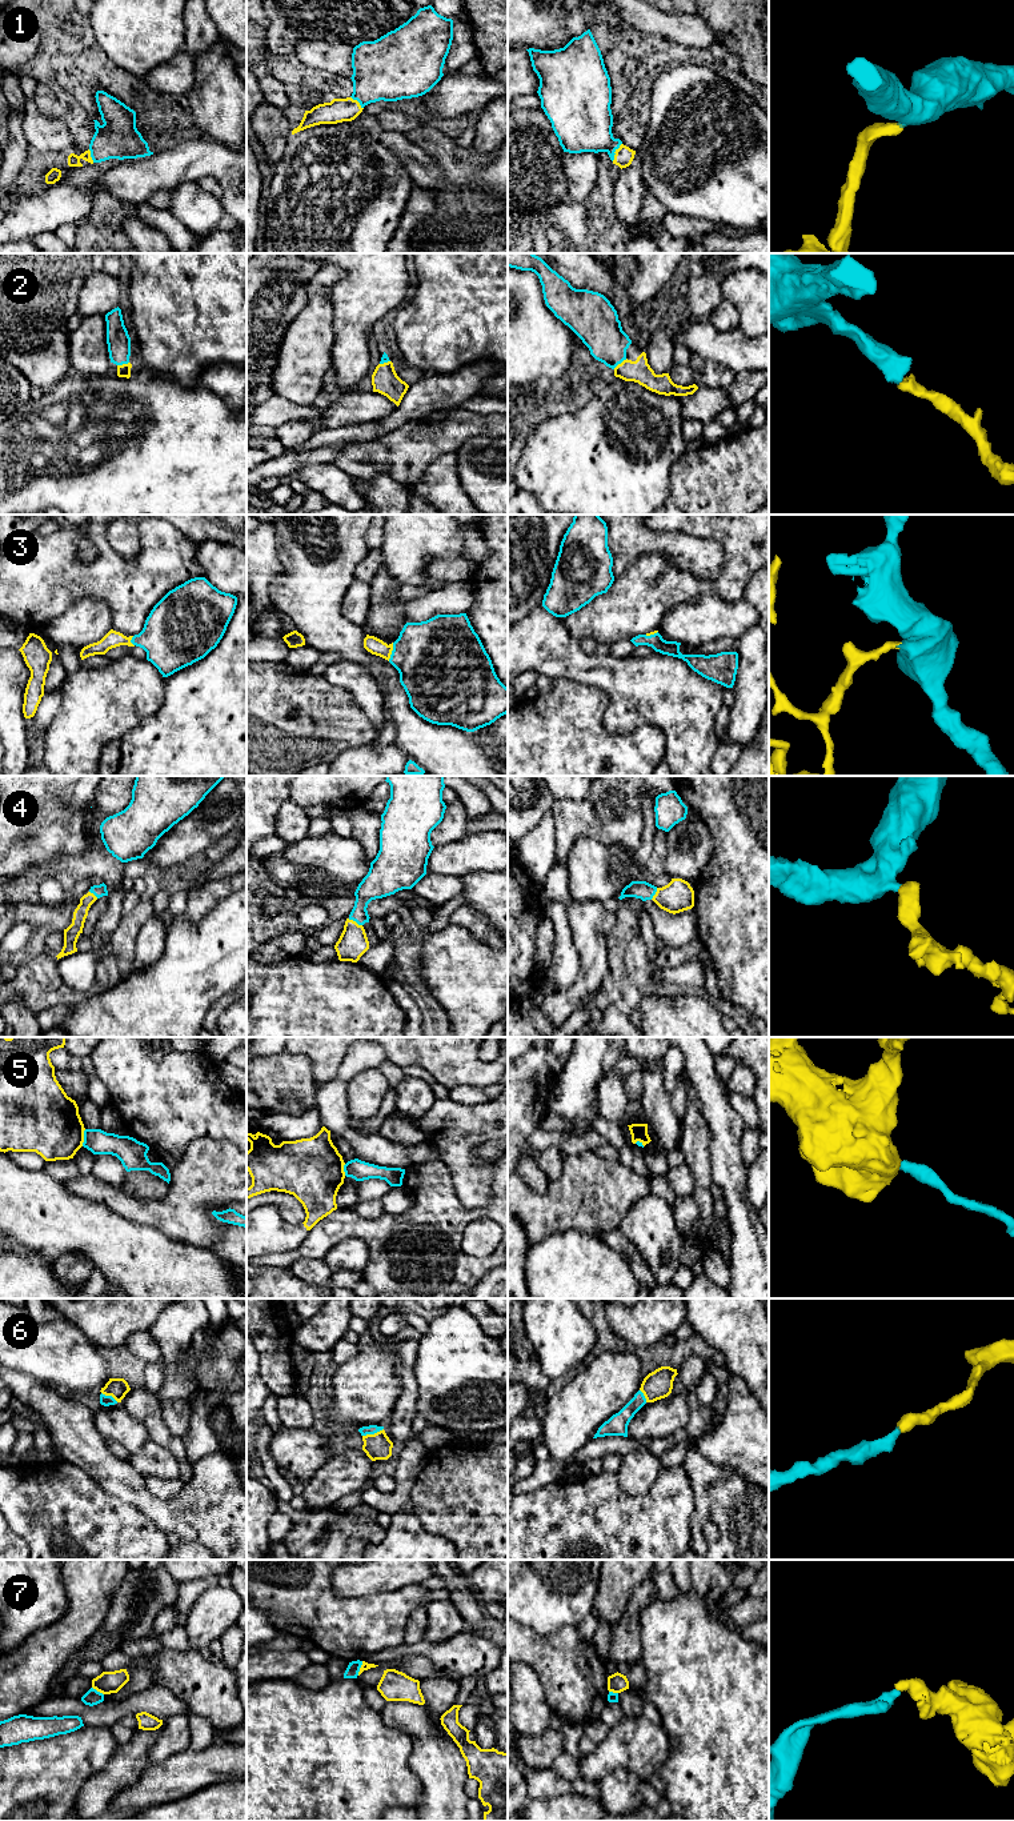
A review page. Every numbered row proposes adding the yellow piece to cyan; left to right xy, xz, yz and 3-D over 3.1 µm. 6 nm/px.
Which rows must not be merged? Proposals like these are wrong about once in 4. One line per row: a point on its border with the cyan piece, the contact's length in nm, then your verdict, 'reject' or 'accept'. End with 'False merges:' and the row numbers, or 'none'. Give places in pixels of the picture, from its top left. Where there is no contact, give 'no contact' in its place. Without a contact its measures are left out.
1: meets cyan in yz at (614, 151); contact 130 nm long; accept
2: meets cyan in yz at (620, 363); contact 110 nm long; accept
3: meets cyan in xz at (392, 652); contact 120 nm long; accept
4: meets cyan in xz at (355, 920); contact 100 nm long; accept
5: meets cyan in xy at (84, 1137); contact 110 nm long; reject
6: meets cyan in xz at (372, 1433); contact 140 nm long; accept
7: meets cyan in xz at (360, 1667); contact 90 nm long; reject
False merges: 5, 7

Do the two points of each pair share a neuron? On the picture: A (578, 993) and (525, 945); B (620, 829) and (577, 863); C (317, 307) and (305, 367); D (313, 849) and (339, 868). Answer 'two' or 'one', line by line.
A: two
B: two
C: one
D: one

